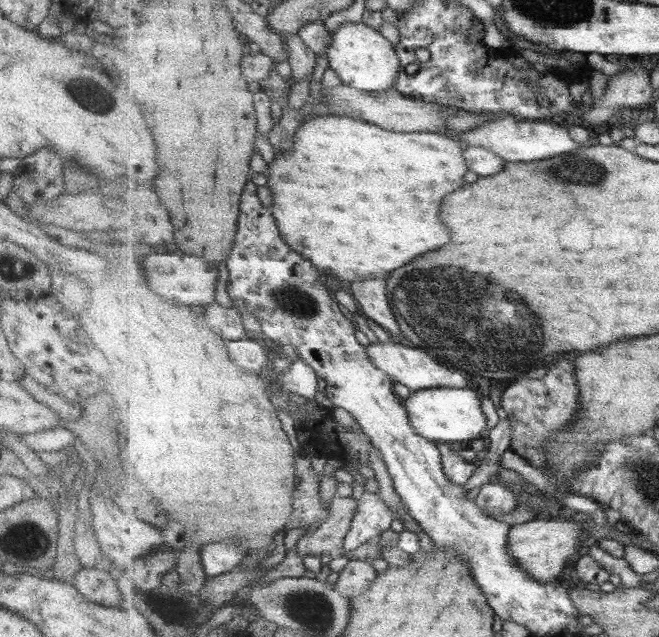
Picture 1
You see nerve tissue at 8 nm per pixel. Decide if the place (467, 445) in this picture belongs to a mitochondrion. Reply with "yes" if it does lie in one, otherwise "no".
no

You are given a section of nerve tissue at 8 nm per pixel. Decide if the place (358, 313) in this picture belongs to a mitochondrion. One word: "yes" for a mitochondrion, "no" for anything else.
no

